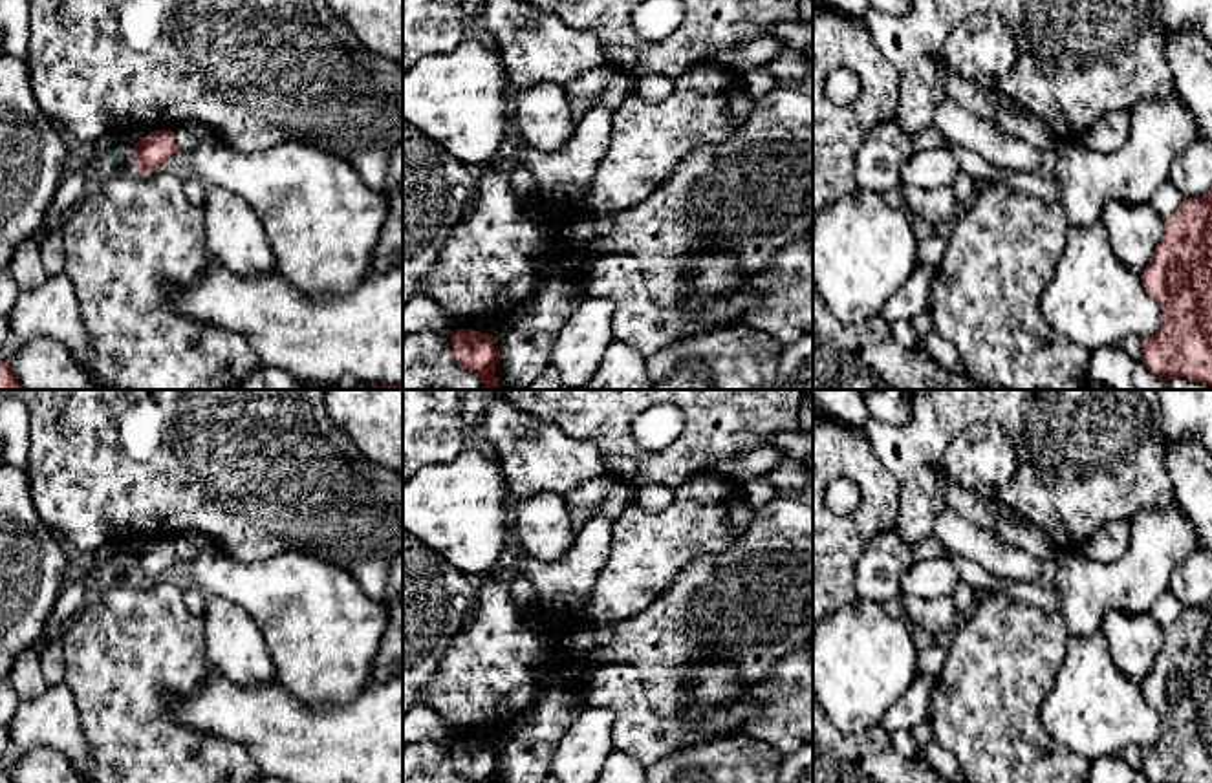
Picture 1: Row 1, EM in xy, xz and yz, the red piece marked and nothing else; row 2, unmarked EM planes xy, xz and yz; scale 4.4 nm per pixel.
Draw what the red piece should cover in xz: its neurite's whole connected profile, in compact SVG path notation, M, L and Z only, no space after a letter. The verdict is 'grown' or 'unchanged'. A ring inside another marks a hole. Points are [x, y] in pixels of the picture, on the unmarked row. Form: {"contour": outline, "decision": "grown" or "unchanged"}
{"contour": "M456 739L450 756L456 774L472 783L496 783L498 746L472 739Z", "decision": "unchanged"}

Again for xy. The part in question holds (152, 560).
{"contour": "M156 540L134 552L134 573L141 582L157 580L178 560L172 540Z", "decision": "unchanged"}

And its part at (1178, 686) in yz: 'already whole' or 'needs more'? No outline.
already whole

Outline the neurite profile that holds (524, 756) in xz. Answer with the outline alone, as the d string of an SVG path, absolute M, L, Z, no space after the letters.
M547 688L527 715L509 724L496 752L496 783L542 783L560 737L584 708L580 690Z

